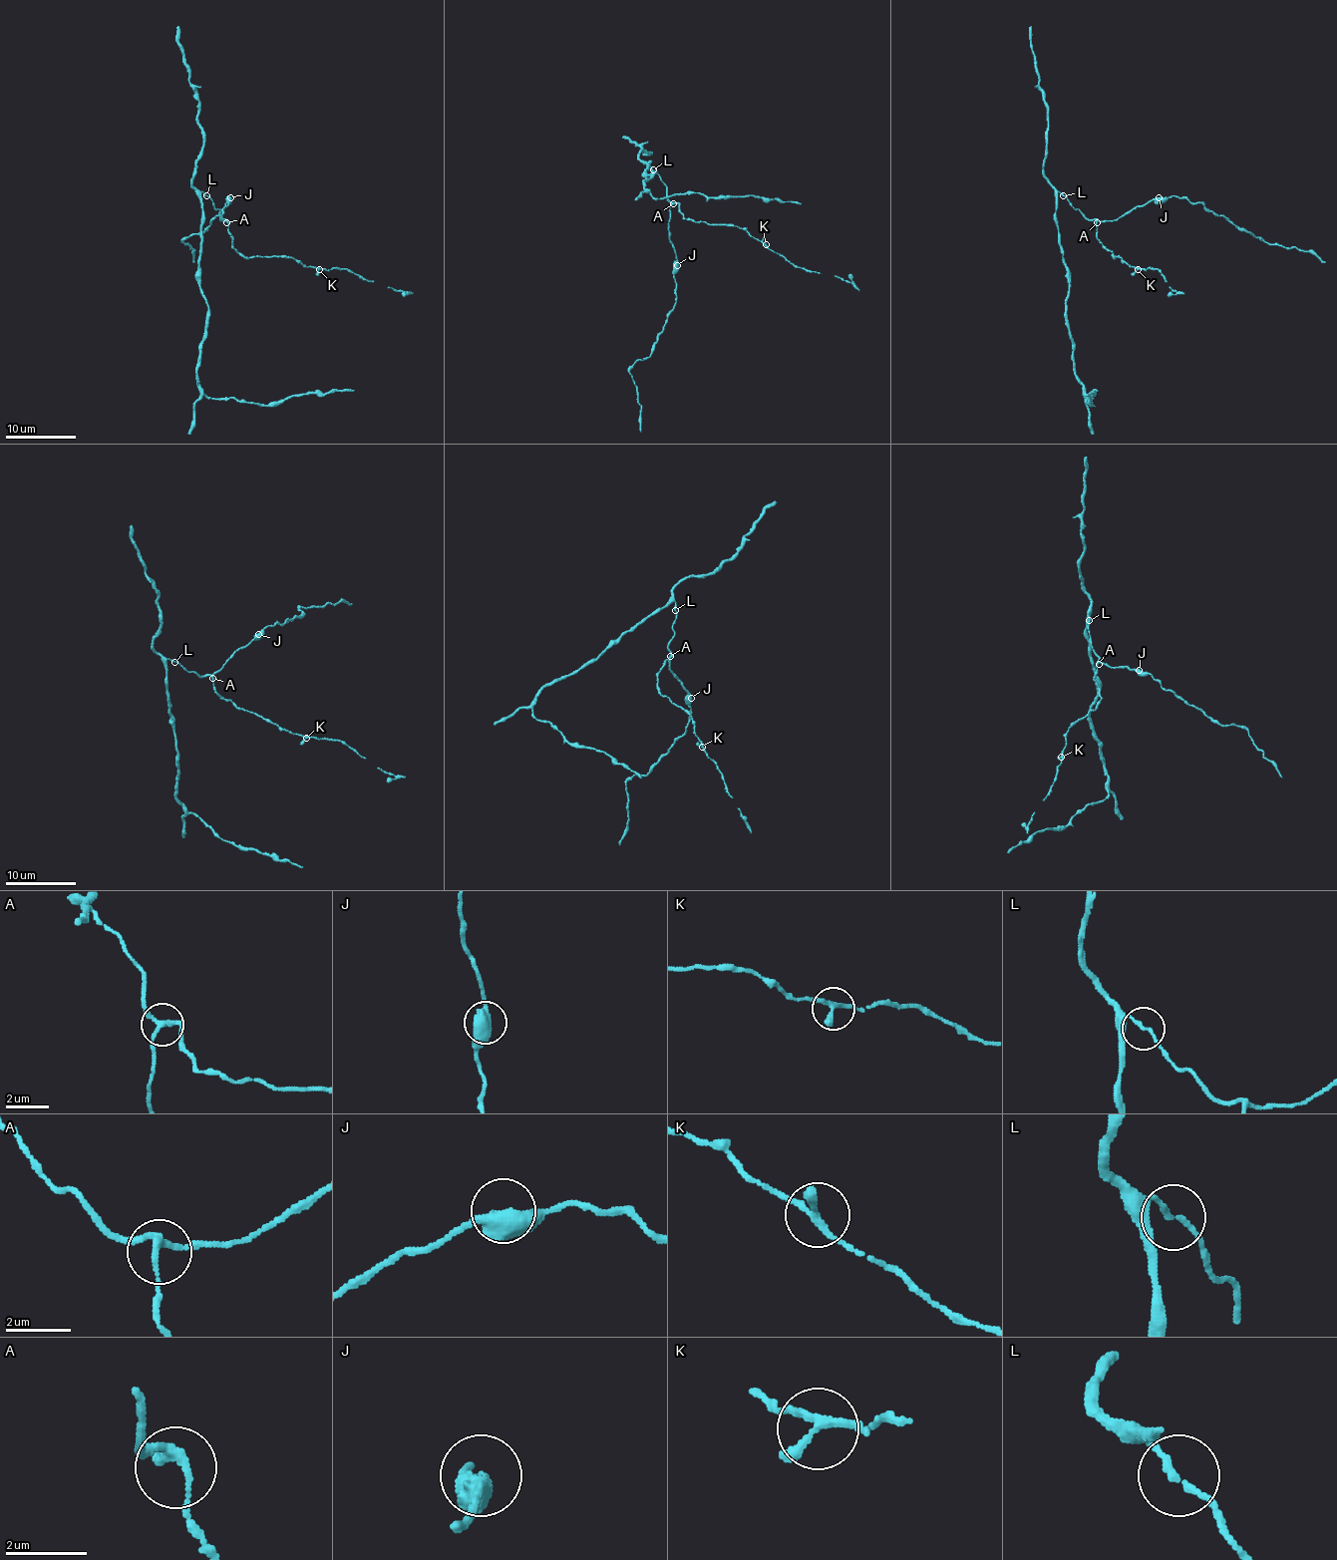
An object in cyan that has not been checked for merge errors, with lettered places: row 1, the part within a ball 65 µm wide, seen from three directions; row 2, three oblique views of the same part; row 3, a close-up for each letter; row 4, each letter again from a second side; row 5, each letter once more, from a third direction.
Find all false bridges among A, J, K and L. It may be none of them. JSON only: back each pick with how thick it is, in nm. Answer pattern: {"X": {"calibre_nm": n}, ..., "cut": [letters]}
{"cut": []}

